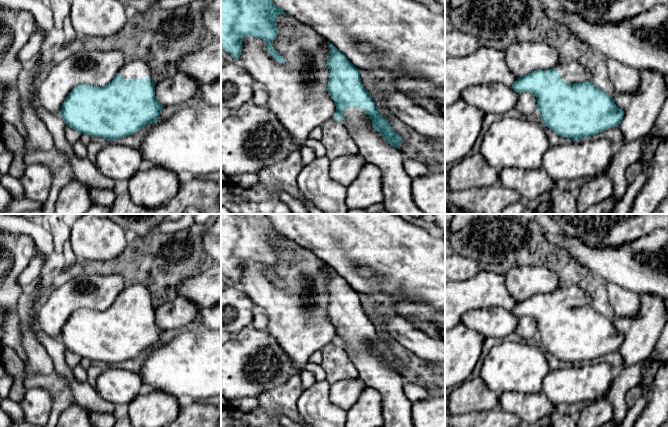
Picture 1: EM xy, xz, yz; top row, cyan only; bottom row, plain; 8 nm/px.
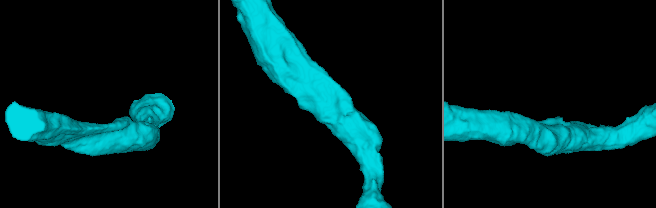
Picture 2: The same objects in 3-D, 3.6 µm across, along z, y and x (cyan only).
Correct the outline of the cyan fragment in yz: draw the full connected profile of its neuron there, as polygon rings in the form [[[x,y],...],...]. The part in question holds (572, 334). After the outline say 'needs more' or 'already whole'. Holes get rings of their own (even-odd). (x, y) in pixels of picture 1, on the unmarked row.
[[[575,284],[517,302],[511,311],[519,318],[529,316],[536,321],[537,334],[547,352],[561,361],[578,365],[618,351],[624,341],[624,335],[616,330],[614,323],[592,308],[590,303],[590,297]]] | needs more

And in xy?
[[[141,284],[126,286],[122,290],[113,304],[103,311],[87,308],[78,309],[66,321],[60,339],[70,352],[81,358],[94,361],[101,361],[108,365],[116,365],[122,361],[135,358],[142,351],[156,347],[163,333],[155,320],[155,307],[150,302],[151,294],[148,288]]] | needs more

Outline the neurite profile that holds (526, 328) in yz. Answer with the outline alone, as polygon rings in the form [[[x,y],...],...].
[[[529,316],[520,317],[515,330],[515,334],[519,336],[522,341],[531,339],[537,334],[536,321]]]

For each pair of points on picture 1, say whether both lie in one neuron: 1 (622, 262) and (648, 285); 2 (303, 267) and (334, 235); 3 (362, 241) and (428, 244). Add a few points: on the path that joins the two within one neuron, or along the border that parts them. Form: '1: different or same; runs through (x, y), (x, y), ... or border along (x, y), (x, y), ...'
1: same; runs through (628, 265), (642, 279)
2: different; border along (296, 242), (311, 250), (328, 265)
3: same; runs through (378, 241), (383, 241), (387, 244), (412, 244)

